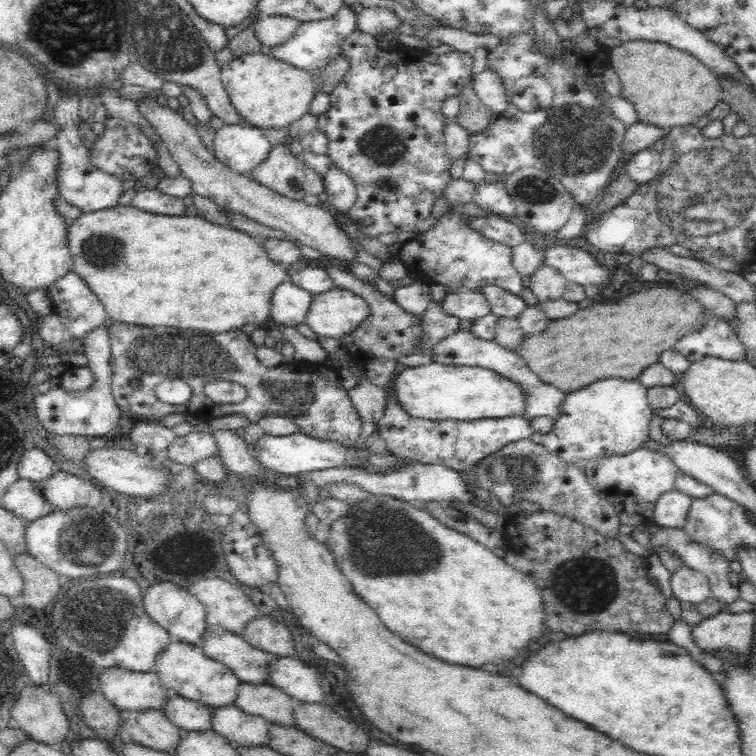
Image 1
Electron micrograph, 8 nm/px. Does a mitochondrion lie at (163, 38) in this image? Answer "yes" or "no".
yes

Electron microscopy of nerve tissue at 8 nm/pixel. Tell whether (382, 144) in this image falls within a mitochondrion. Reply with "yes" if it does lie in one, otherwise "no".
yes

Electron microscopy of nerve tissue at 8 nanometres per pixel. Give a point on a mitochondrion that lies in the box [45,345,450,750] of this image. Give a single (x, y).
(101, 618)

